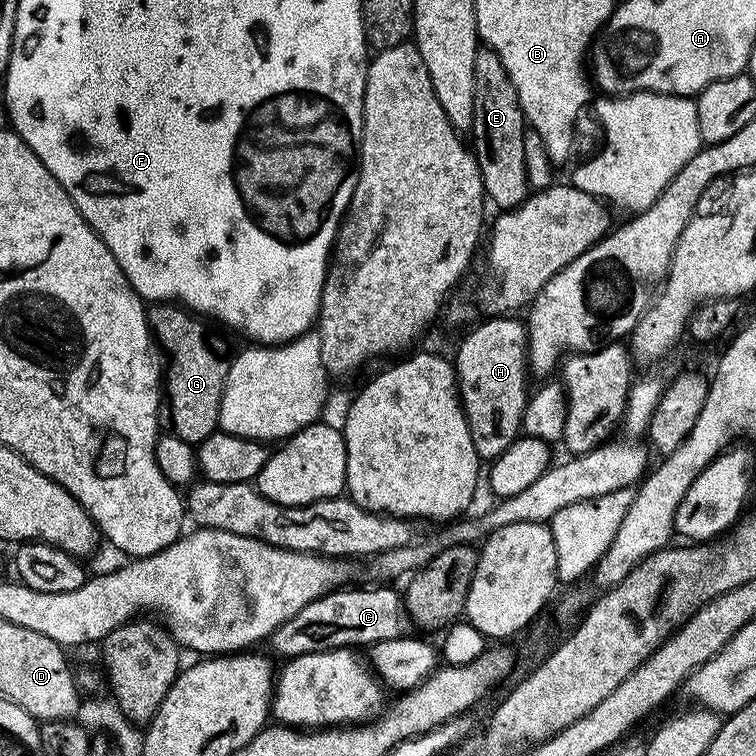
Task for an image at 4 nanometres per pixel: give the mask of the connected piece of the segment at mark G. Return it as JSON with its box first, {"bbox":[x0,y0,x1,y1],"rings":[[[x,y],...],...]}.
{"bbox":[147,302,232,446],"rings":[[[176,302],[153,303],[147,309],[147,314],[148,331],[159,347],[161,344],[164,356],[168,359],[168,369],[165,367],[162,372],[162,416],[166,421],[167,431],[193,446],[201,444],[211,432],[217,431],[220,422],[222,394],[232,365],[228,340],[223,336],[223,331],[208,333],[207,326],[203,324],[205,321],[199,315],[193,314]]]}

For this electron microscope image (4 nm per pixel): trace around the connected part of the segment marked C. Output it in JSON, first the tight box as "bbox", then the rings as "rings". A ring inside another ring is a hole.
{"bbox":[266,586,410,658],"rings":[[[340,586],[335,591],[318,597],[274,629],[266,639],[267,646],[272,647],[271,655],[291,658],[302,654],[329,652],[335,648],[360,650],[383,640],[409,635],[410,617],[404,608],[404,597],[397,589],[395,592],[392,588],[348,587]]]}

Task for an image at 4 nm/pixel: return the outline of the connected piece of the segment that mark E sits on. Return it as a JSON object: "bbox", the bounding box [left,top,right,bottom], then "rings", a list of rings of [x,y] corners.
{"bbox":[470,47,530,209],"rings":[[[477,47],[474,54],[474,122],[470,129],[470,148],[478,162],[485,197],[497,204],[497,209],[516,208],[528,199],[530,187],[527,180],[526,154],[529,145],[524,144],[526,121],[518,102],[518,90],[502,66],[502,58],[493,48]]]}

